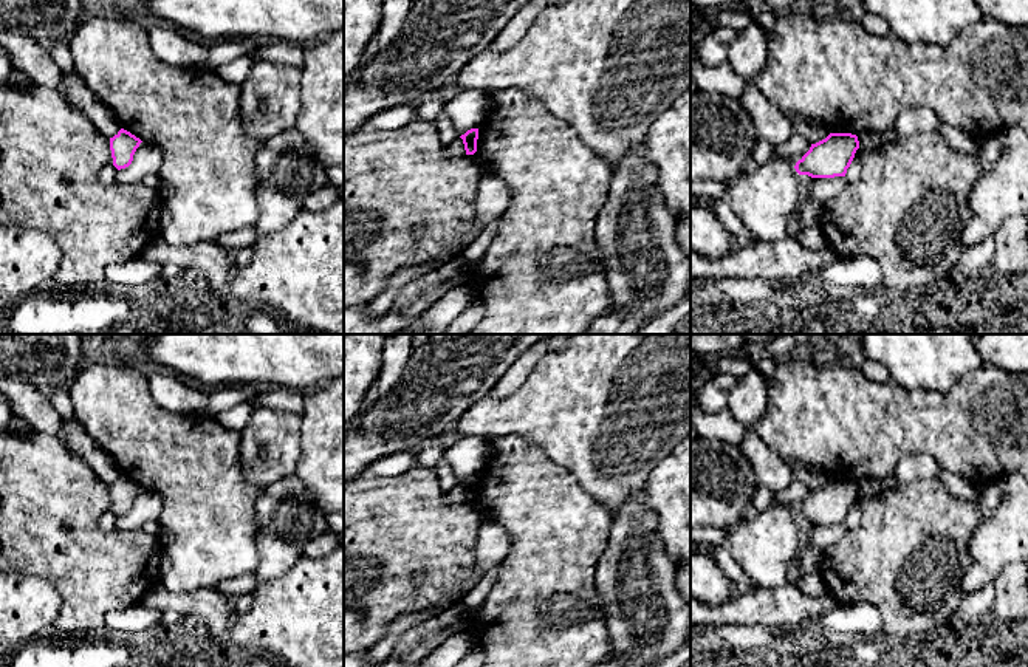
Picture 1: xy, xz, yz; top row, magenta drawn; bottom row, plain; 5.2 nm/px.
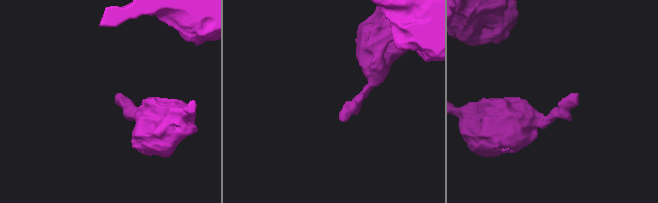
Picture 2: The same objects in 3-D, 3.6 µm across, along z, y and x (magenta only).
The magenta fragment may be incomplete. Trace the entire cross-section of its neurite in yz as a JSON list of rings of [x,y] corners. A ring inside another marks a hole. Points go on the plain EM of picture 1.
[[[830,480],[825,486],[811,491],[794,515],[799,522],[811,525],[845,523],[858,495],[856,481]]]

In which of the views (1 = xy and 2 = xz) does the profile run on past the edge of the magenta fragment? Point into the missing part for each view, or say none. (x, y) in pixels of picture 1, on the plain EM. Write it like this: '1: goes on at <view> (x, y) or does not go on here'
1: does not go on here
2: does not go on here

